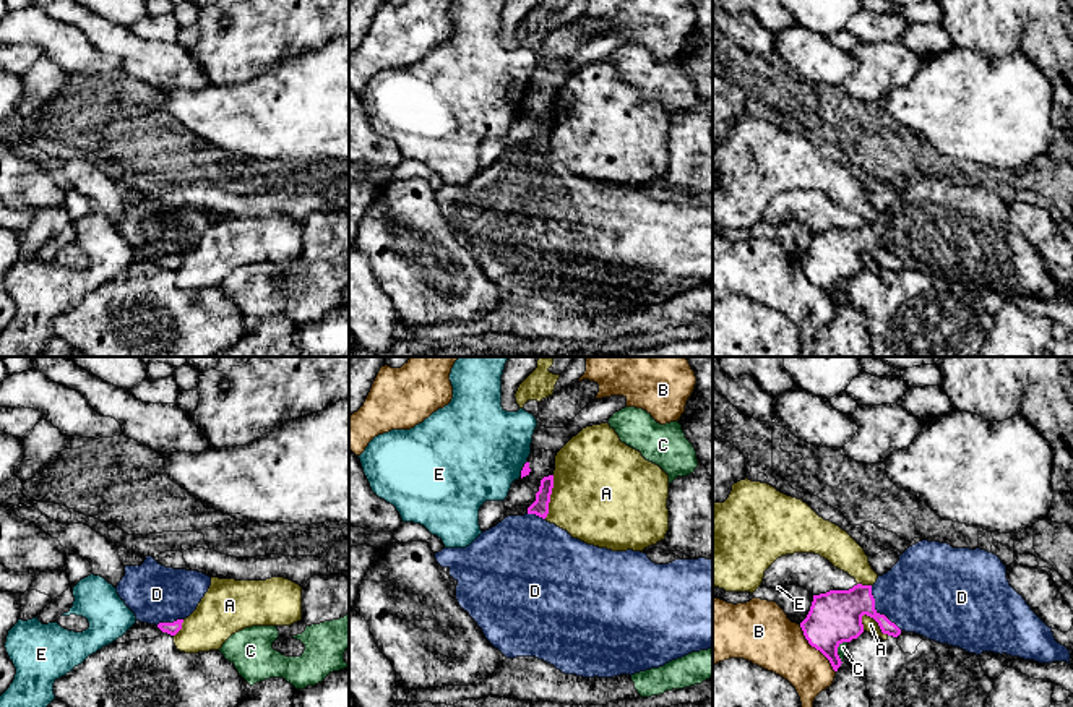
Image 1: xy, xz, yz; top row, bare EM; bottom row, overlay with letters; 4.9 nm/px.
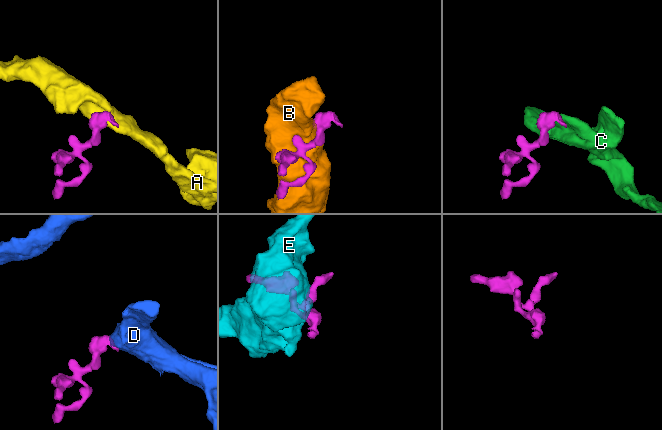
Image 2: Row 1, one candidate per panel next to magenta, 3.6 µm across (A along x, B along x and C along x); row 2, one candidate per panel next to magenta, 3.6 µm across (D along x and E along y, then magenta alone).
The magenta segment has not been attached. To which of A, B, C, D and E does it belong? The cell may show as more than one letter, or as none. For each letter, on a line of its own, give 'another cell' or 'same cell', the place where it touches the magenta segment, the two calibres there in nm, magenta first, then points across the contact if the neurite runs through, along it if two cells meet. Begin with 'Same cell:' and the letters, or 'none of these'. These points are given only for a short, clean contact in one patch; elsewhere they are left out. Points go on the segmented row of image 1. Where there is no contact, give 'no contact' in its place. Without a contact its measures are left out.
Same cell: D
A: another cell | yz (877, 621) | 260/70 nm | along yz (861, 617), (867, 615), (888, 634)
B: another cell | yz (815, 647) | 260/280 nm
C: another cell | yz (836, 651) | 260/50 nm | along yz (848, 641), (838, 647), (841, 662)
D: same cell | yz (875, 610) | 260/400 nm | across yz (835, 617), (844, 608), (875, 610), (883, 602), (922, 594)
E: another cell | xz (523, 469) | 40/480 nm | along xz (526, 461), (520, 475)

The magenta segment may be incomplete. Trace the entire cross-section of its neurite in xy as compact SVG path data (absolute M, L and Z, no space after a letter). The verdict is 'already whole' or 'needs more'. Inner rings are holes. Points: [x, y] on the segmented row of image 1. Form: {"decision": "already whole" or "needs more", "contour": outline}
{"decision": "needs more", "contour": "M146 556L141 566L125 566L125 576L115 589L136 621L175 636L209 585L211 577L203 572L166 568Z"}

